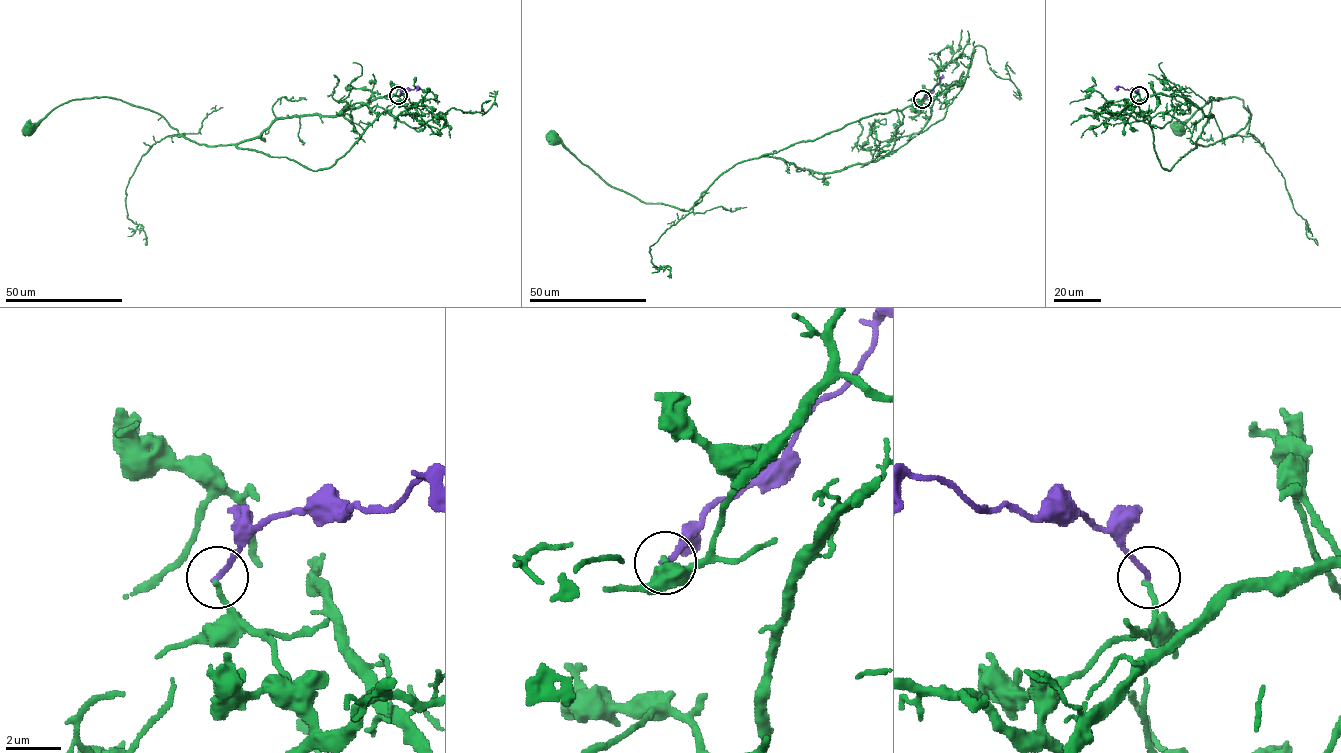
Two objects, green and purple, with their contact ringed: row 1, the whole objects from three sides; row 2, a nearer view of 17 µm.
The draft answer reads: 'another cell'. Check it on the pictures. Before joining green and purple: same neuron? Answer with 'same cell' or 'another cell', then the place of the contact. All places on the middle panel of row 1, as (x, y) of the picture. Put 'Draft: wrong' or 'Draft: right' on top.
Draft: right
another cell | (922, 99)

